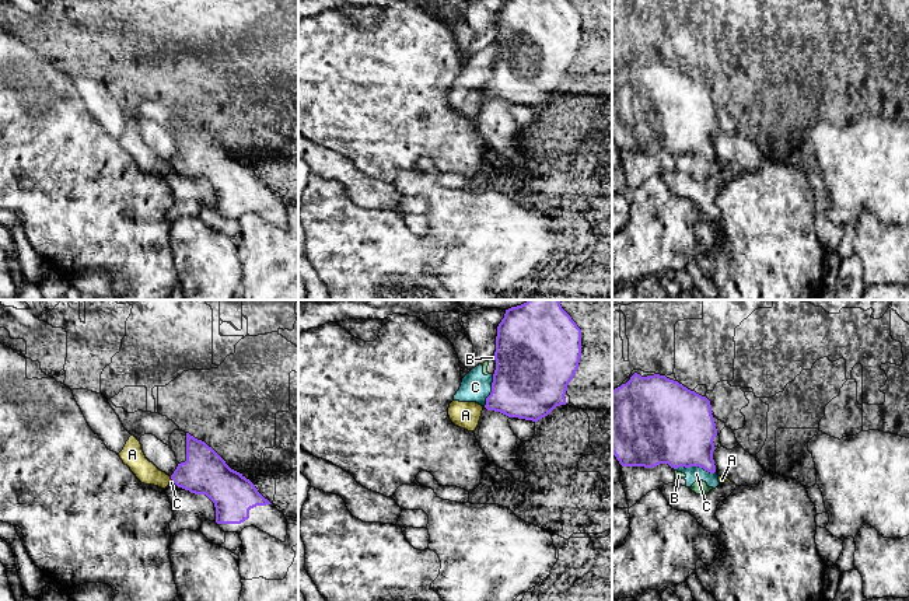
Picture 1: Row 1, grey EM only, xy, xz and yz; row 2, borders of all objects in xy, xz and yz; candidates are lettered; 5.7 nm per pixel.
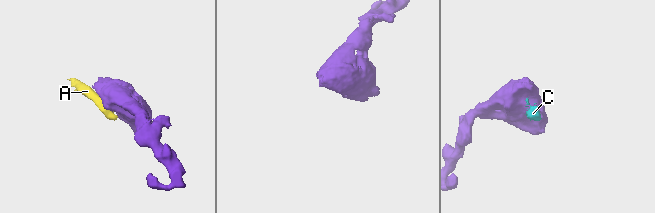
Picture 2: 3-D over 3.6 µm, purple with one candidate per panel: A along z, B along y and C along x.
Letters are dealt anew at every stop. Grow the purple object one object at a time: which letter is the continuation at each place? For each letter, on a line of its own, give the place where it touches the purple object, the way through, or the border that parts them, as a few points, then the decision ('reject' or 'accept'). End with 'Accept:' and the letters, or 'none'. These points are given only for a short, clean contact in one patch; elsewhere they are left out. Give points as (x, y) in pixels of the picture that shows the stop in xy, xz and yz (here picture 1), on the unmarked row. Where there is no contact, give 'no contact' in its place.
A: xy (171, 164) | along xy (170, 163), (172, 166) | reject
B: xz (496, 48) | along xz (493, 42), (496, 53) | reject
C: yz (695, 152) | along yz (675, 154), (702, 153), (715, 159) | reject
Accept: none

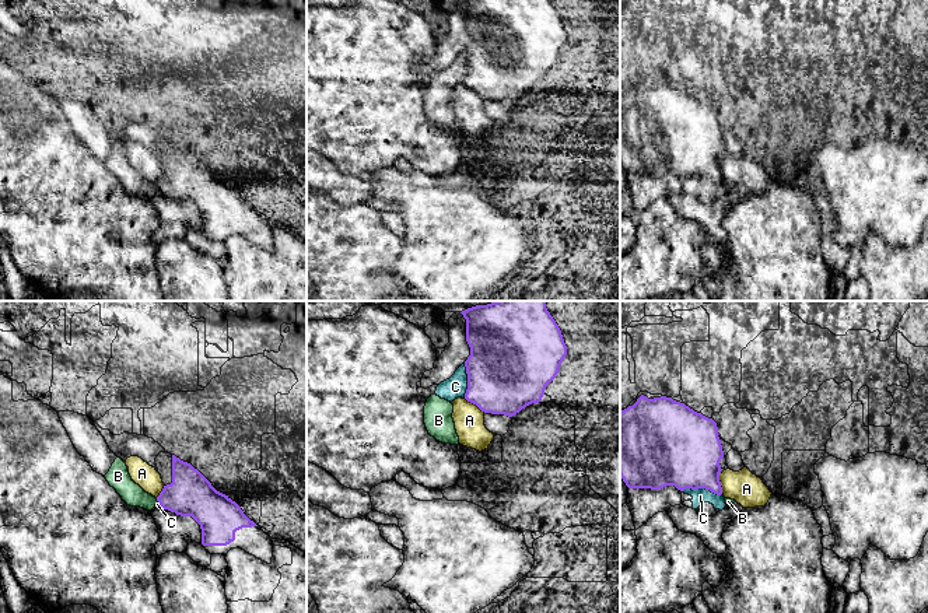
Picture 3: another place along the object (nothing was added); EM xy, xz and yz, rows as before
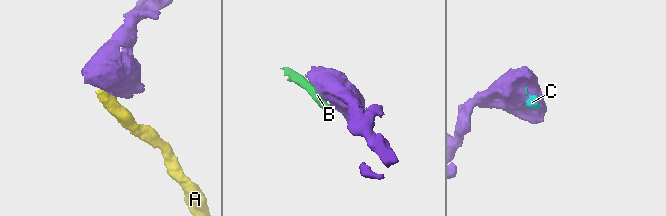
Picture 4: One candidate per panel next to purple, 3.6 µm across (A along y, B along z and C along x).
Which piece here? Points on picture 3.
A: yz (720, 170) | along yz (720, 158), (722, 179) | reject
B: xy (157, 186) | along xy (156, 185), (158, 188) | reject
C: yz (701, 174) | along yz (682, 177), (708, 175), (721, 181) | reject
Accept: none

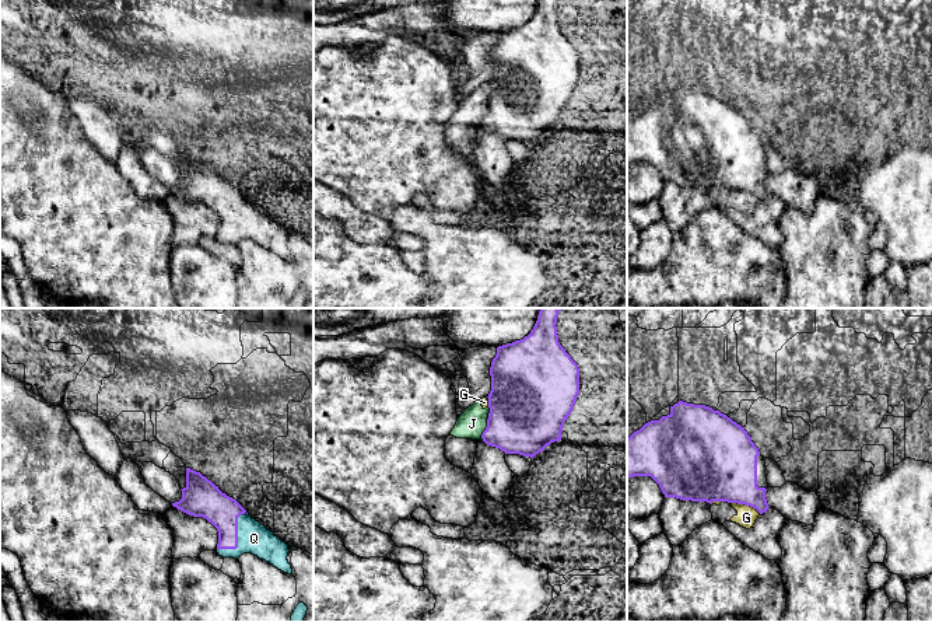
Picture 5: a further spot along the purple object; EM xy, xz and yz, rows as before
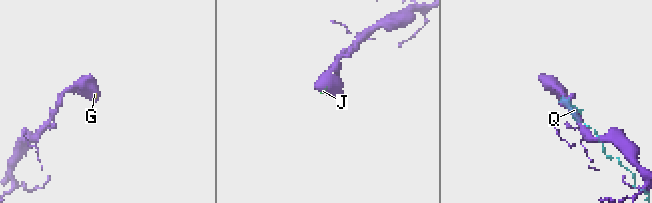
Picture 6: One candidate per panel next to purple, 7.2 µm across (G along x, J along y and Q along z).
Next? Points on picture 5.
G: yz (746, 191) | along yz (731, 188), (749, 191), (760, 199) | reject
J: xz (487, 109) | along xz (489, 93), (487, 112), (482, 126) | reject
Q: xy (237, 224) | across xy (223, 198), (237, 215), (237, 224), (253, 224) | accept
Accept: Q

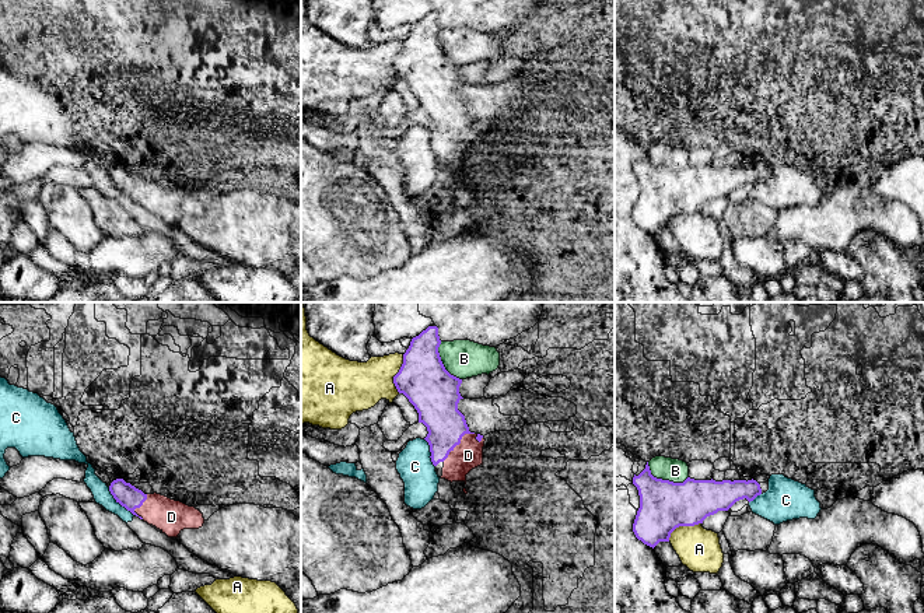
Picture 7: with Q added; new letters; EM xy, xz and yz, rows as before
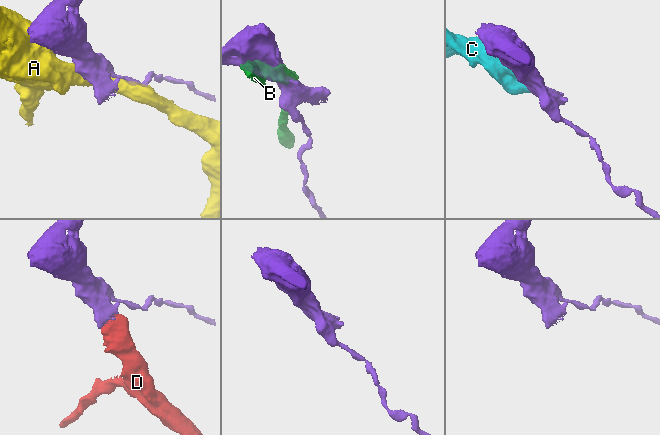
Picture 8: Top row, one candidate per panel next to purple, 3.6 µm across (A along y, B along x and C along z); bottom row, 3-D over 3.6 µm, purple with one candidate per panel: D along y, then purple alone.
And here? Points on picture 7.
A: xz (396, 60) | reject
B: yz (664, 167) | reject
C: xy (119, 189) | along xy (108, 174), (109, 179), (133, 202) | reject
D: xz (458, 130) | across xz (437, 93), (448, 121), (458, 130), (468, 142) | accept
Accept: D

